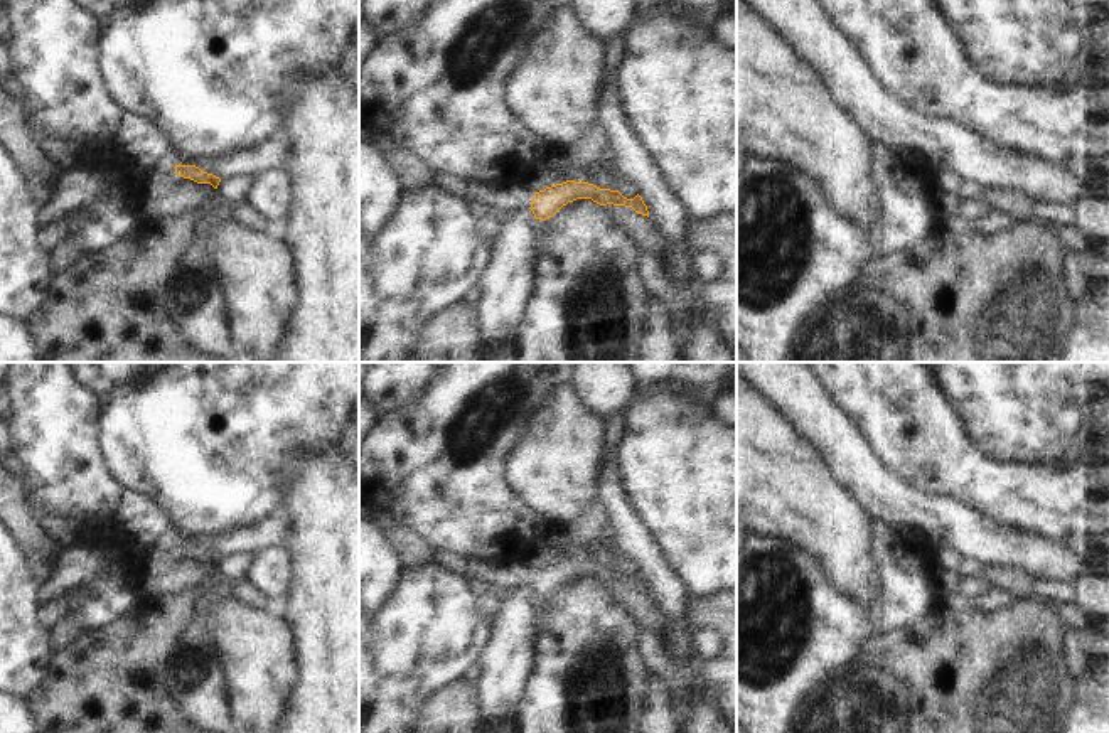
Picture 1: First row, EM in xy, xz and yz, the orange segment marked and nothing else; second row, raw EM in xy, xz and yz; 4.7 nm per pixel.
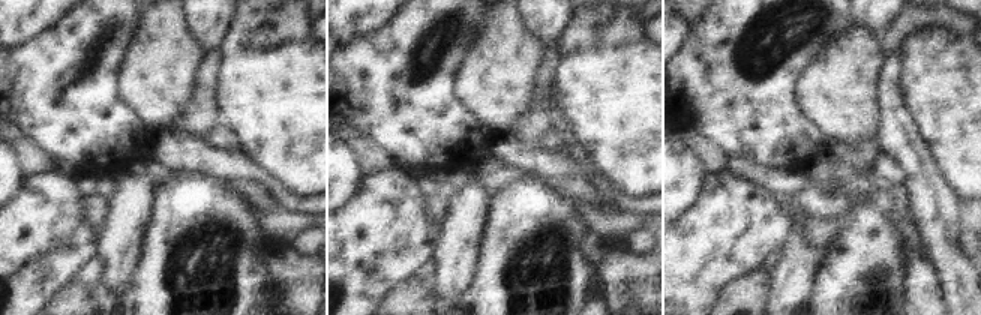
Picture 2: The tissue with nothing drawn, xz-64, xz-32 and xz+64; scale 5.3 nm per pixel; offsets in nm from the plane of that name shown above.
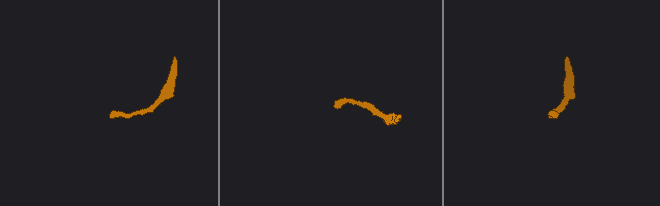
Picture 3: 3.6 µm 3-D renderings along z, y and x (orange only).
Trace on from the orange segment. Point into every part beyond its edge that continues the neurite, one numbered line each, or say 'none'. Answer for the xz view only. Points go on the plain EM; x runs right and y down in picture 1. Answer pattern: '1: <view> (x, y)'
1: xz (503, 577)

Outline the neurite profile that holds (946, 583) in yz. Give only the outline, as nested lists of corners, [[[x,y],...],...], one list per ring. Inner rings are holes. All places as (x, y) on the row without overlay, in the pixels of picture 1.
[[[932,564],[932,588],[934,597],[940,602],[947,602],[954,593],[959,591],[959,575],[957,571],[949,571],[942,564]]]

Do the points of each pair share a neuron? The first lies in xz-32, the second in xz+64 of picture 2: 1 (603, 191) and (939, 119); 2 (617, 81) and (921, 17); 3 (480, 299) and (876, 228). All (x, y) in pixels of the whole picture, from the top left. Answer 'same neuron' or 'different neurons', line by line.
1: different neurons
2: different neurons
3: same neuron

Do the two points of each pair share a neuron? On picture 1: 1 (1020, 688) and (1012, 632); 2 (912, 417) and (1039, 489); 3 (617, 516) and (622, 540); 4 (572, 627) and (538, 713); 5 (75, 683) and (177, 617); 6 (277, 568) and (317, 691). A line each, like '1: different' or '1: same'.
1: same
2: same
3: same
4: same
5: same
6: different

